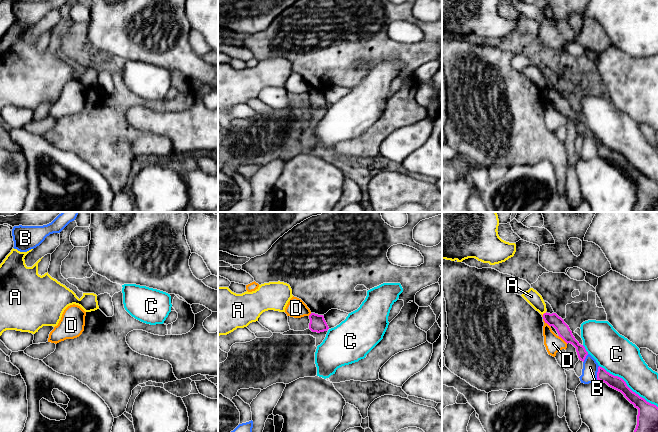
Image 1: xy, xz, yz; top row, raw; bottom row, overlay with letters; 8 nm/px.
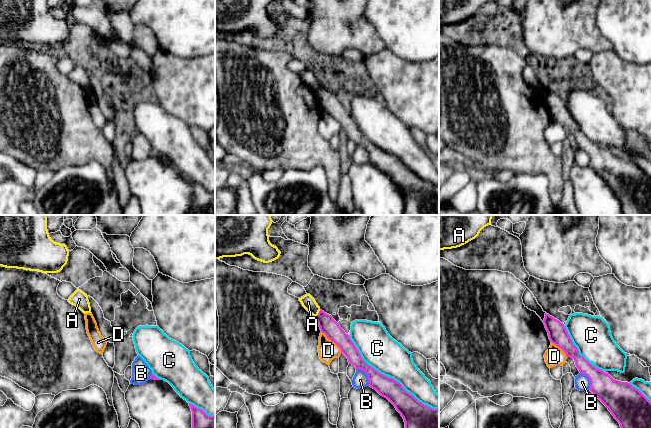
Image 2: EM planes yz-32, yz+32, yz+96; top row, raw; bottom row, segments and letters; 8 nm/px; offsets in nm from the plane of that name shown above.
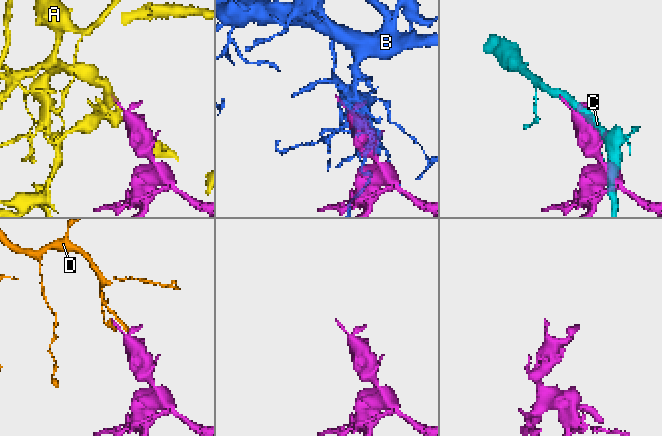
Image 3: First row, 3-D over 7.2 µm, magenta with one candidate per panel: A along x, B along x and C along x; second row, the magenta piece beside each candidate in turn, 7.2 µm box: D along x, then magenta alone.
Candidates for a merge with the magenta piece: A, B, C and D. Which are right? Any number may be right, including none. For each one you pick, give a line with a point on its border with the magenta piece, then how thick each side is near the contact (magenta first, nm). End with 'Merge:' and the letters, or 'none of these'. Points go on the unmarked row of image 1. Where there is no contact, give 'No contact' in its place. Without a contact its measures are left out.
Merge: none of these

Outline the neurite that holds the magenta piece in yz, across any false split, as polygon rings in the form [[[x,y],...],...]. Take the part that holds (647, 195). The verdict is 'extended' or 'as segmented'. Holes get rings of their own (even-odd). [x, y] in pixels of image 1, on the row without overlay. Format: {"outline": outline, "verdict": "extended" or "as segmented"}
{"outline": [[[600,142],[598,143],[597,156],[621,168],[638,185],[637,201],[633,212],[658,212],[658,183],[656,181],[647,178],[633,168],[622,154],[610,150]]], "verdict": "as segmented"}

